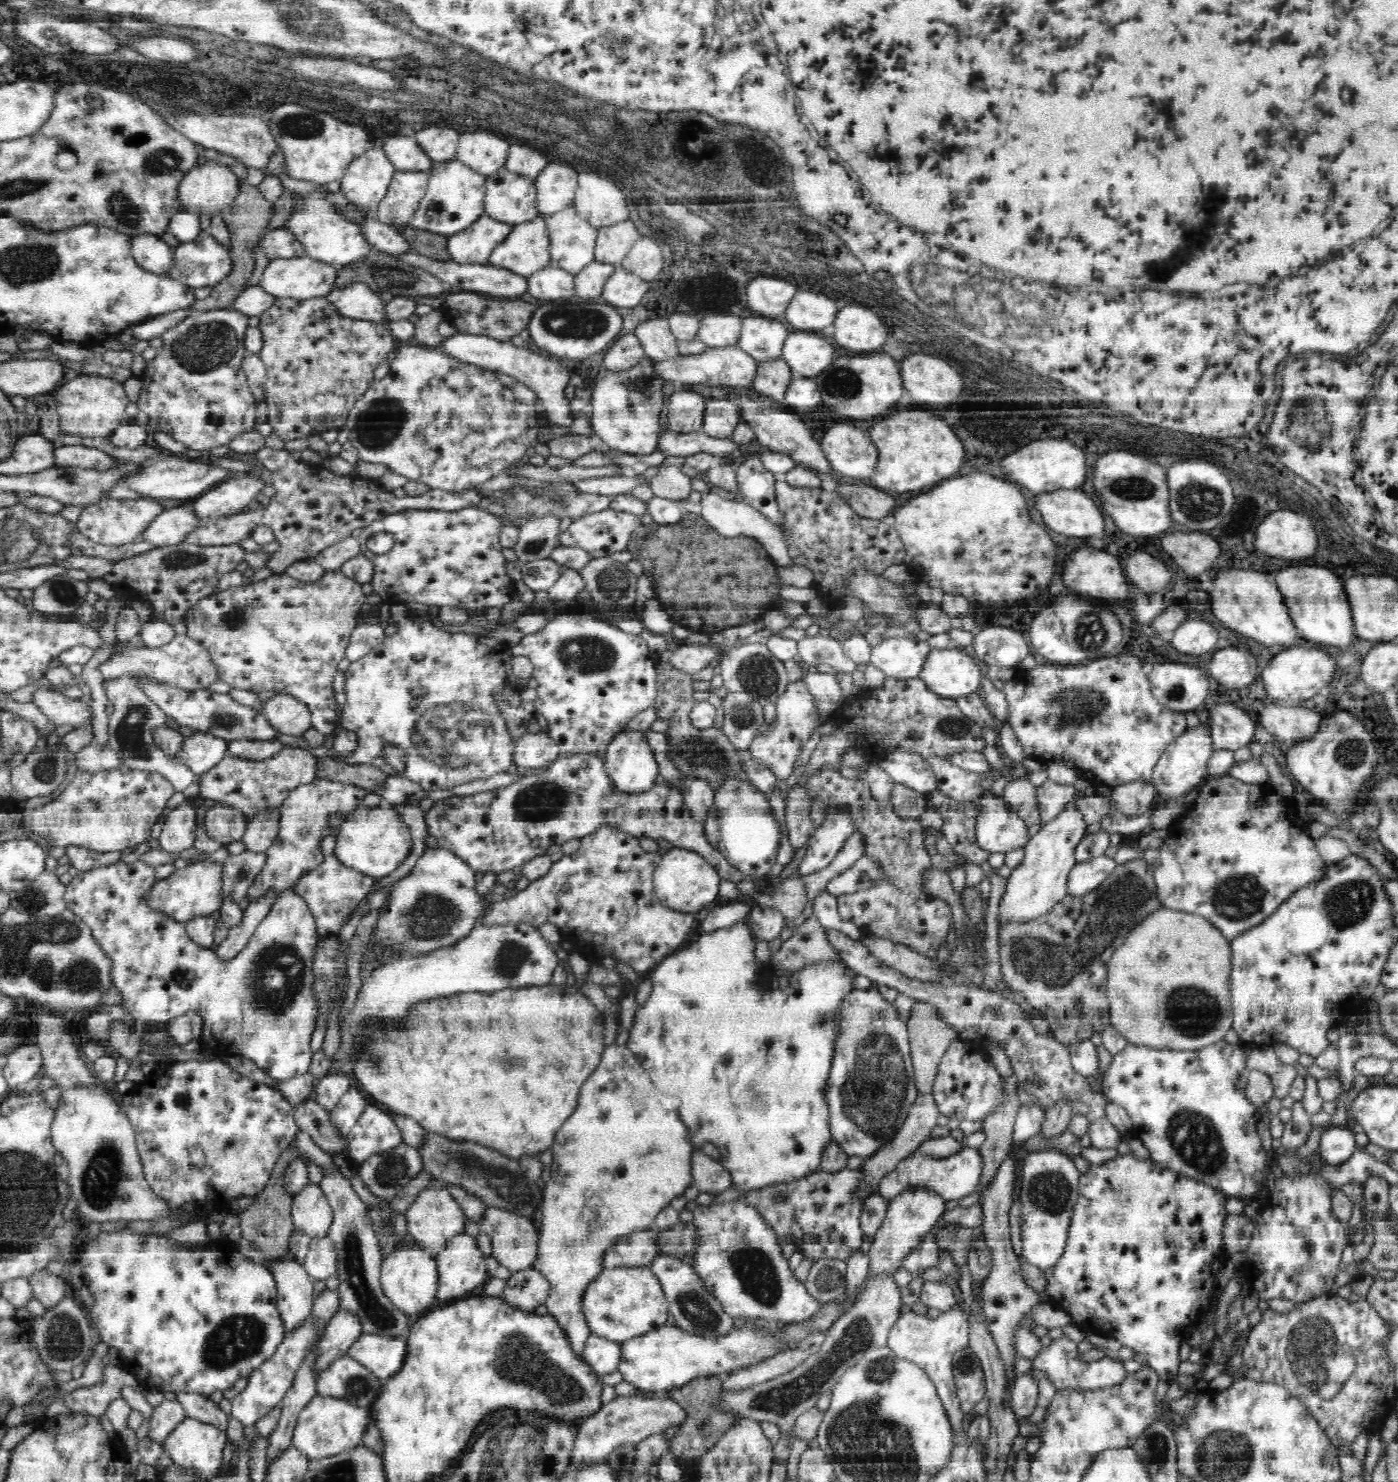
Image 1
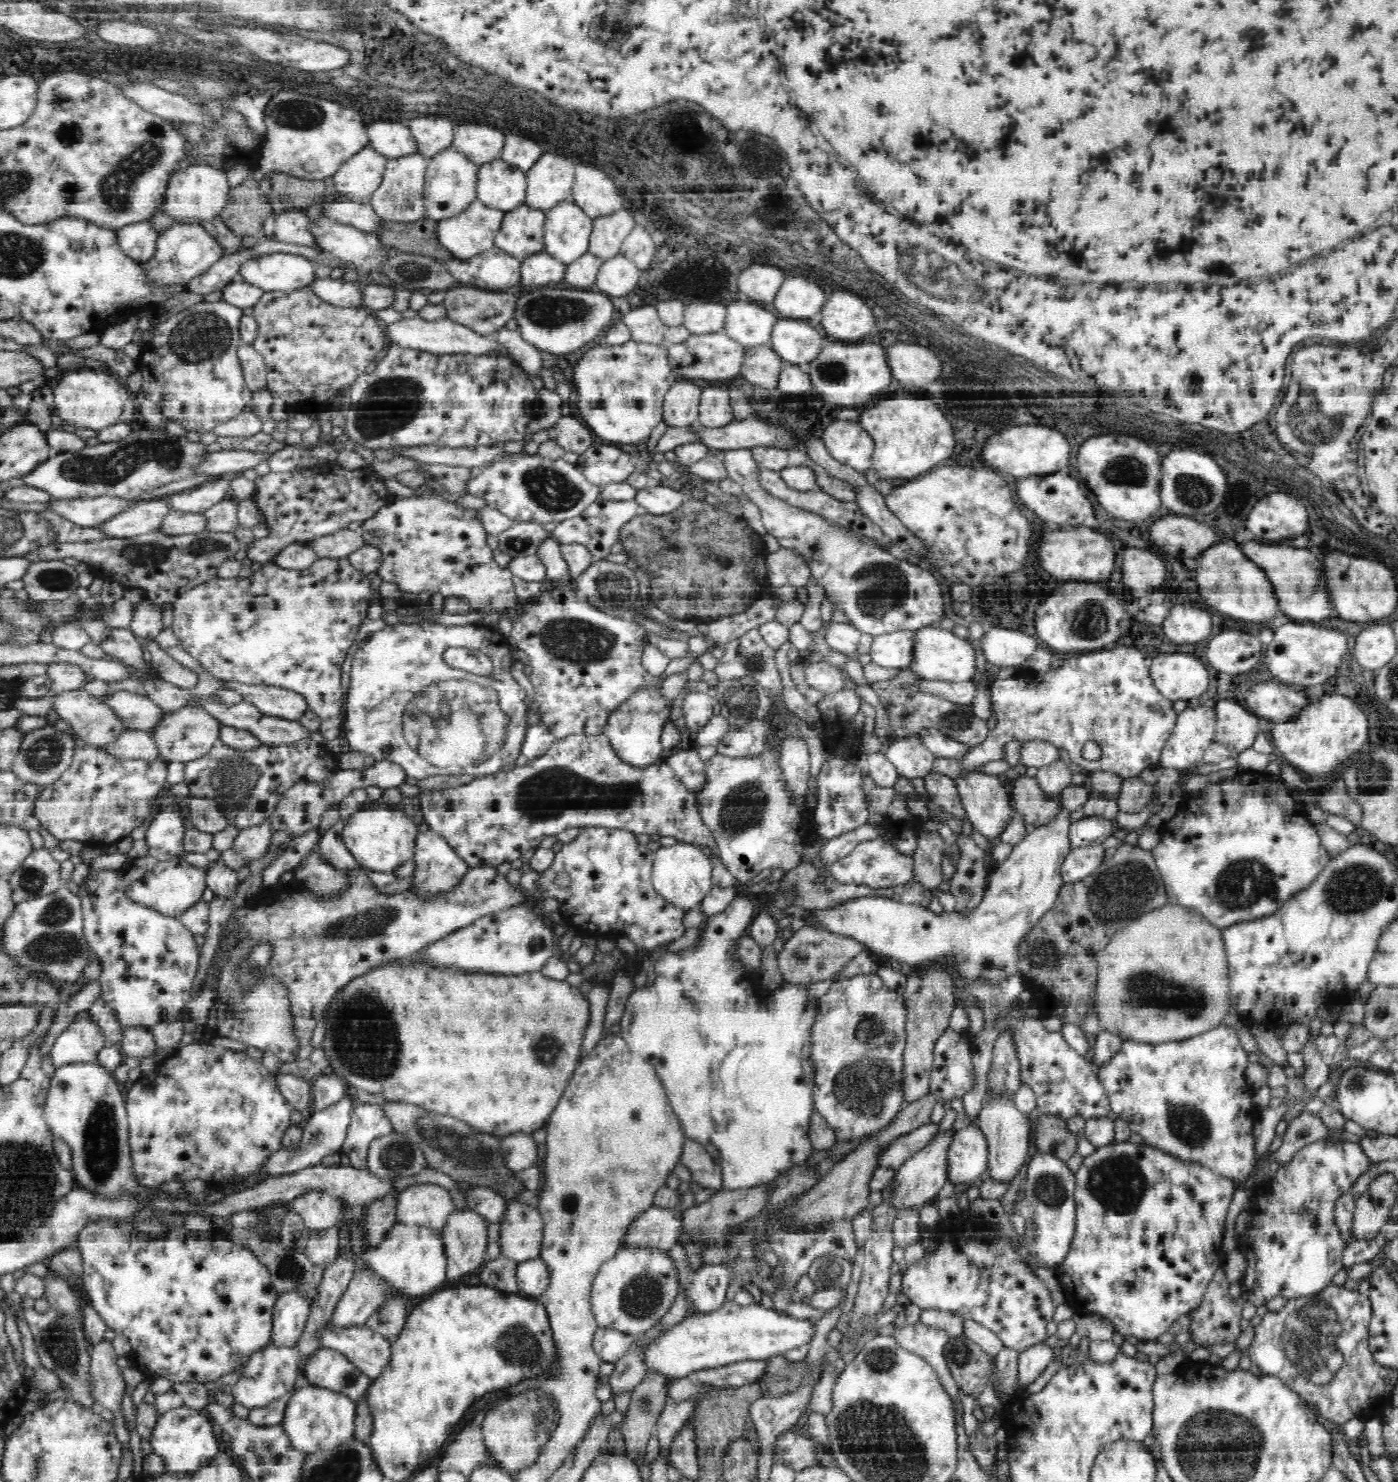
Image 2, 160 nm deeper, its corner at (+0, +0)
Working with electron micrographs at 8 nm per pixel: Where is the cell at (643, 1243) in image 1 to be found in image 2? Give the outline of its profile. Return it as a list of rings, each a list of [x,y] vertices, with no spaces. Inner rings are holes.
[[[653,1204],[644,1214],[628,1227],[622,1245],[630,1247],[650,1247],[668,1251],[682,1236],[683,1216],[680,1210],[657,1208]]]

